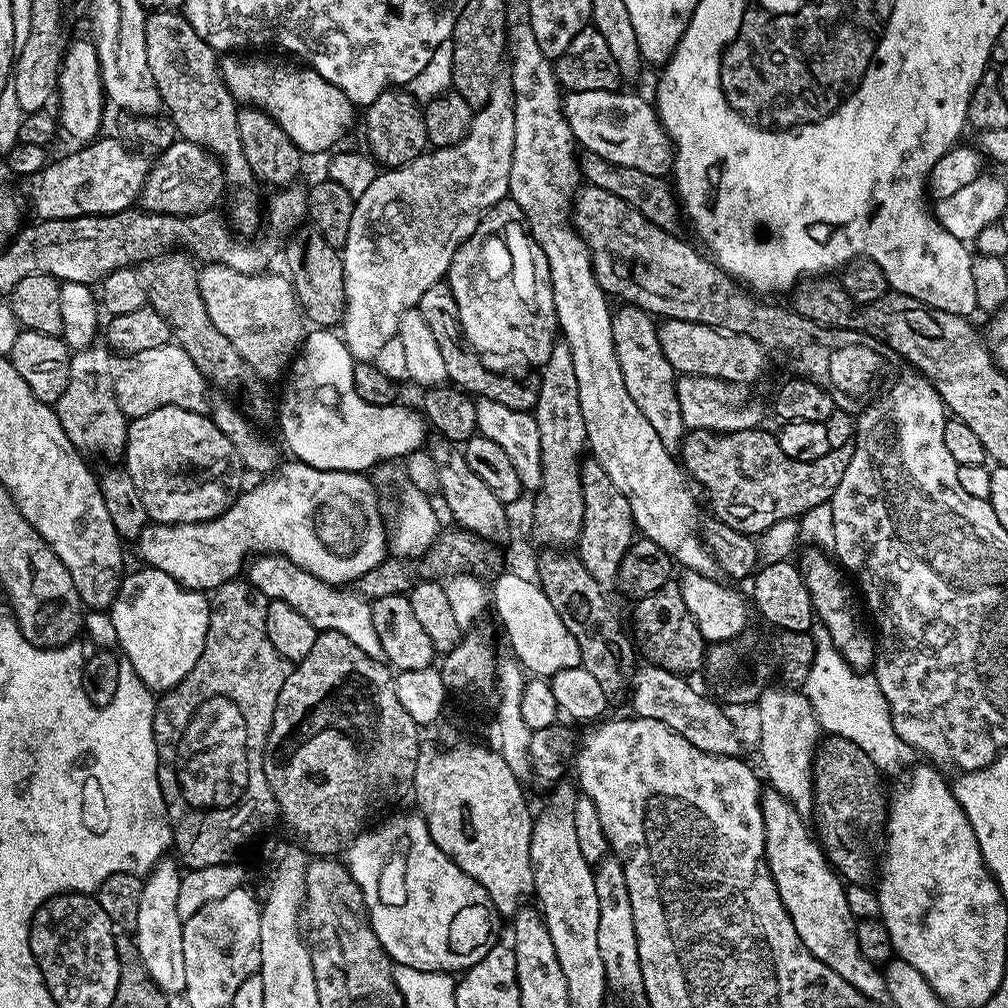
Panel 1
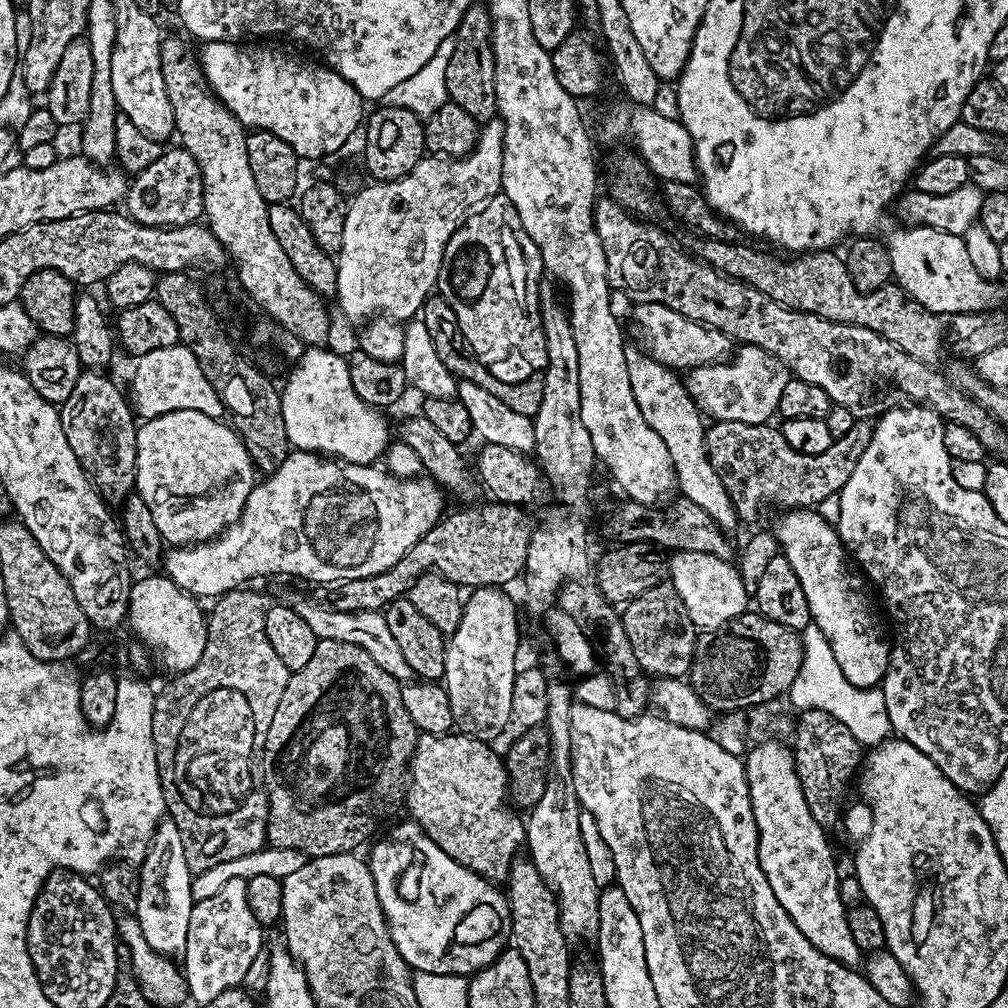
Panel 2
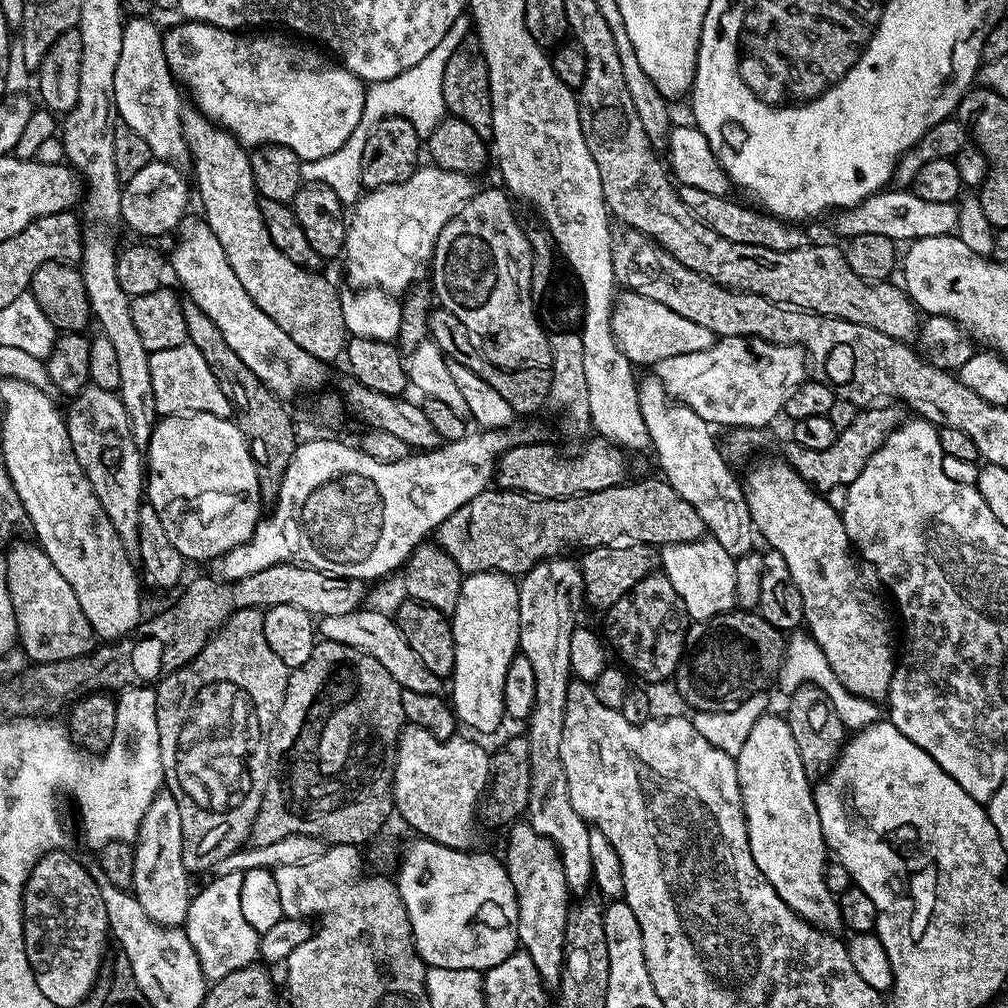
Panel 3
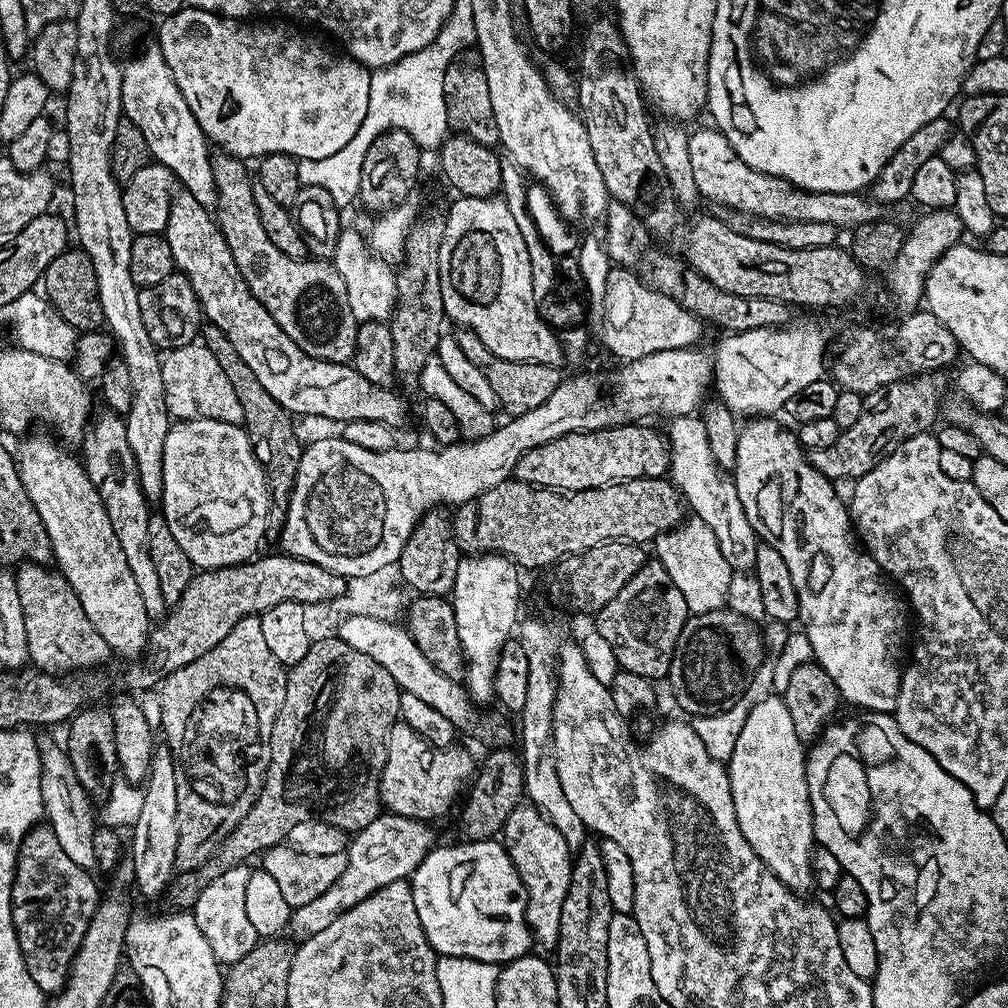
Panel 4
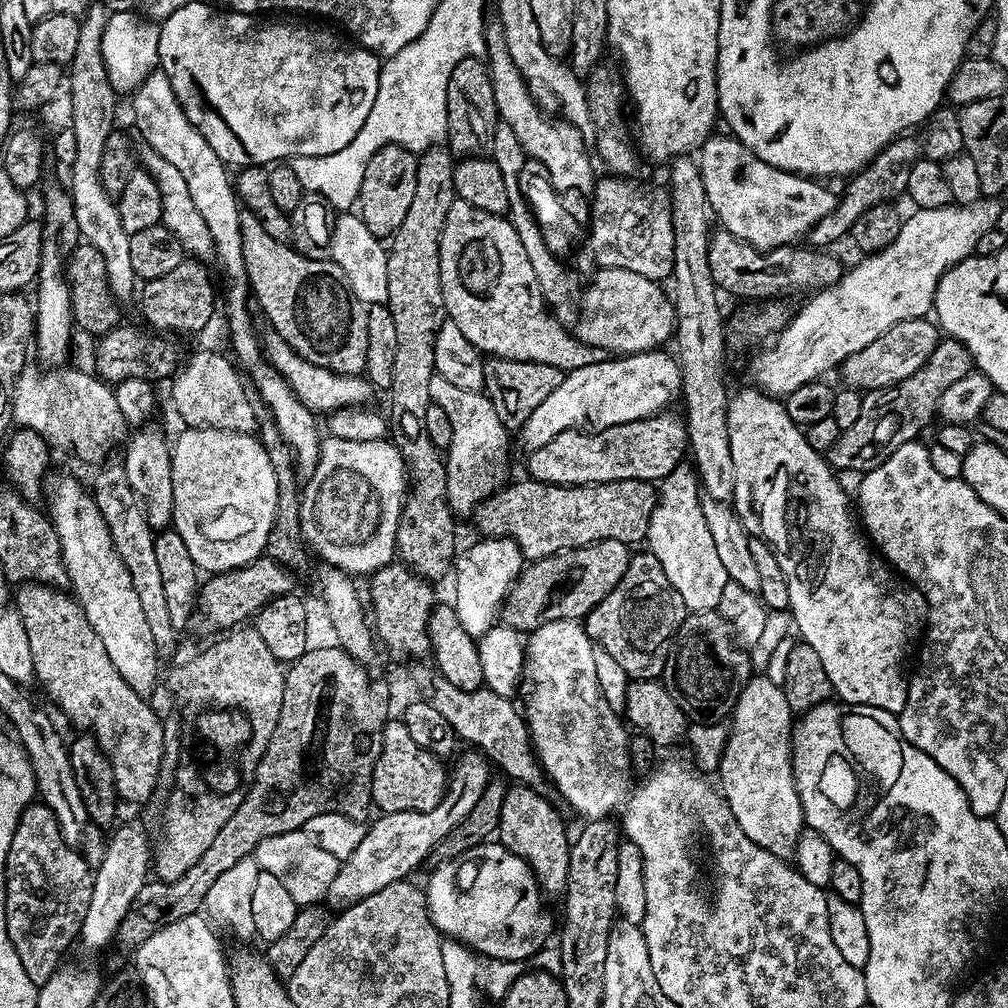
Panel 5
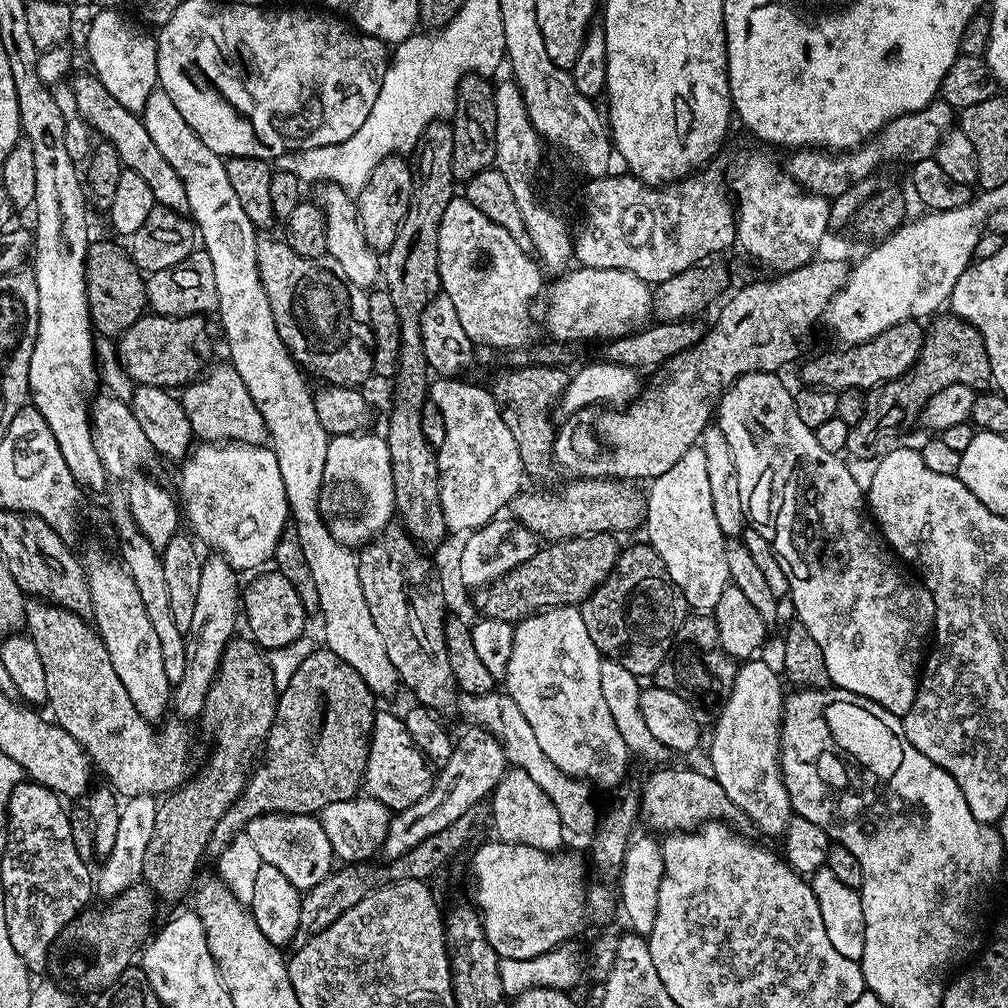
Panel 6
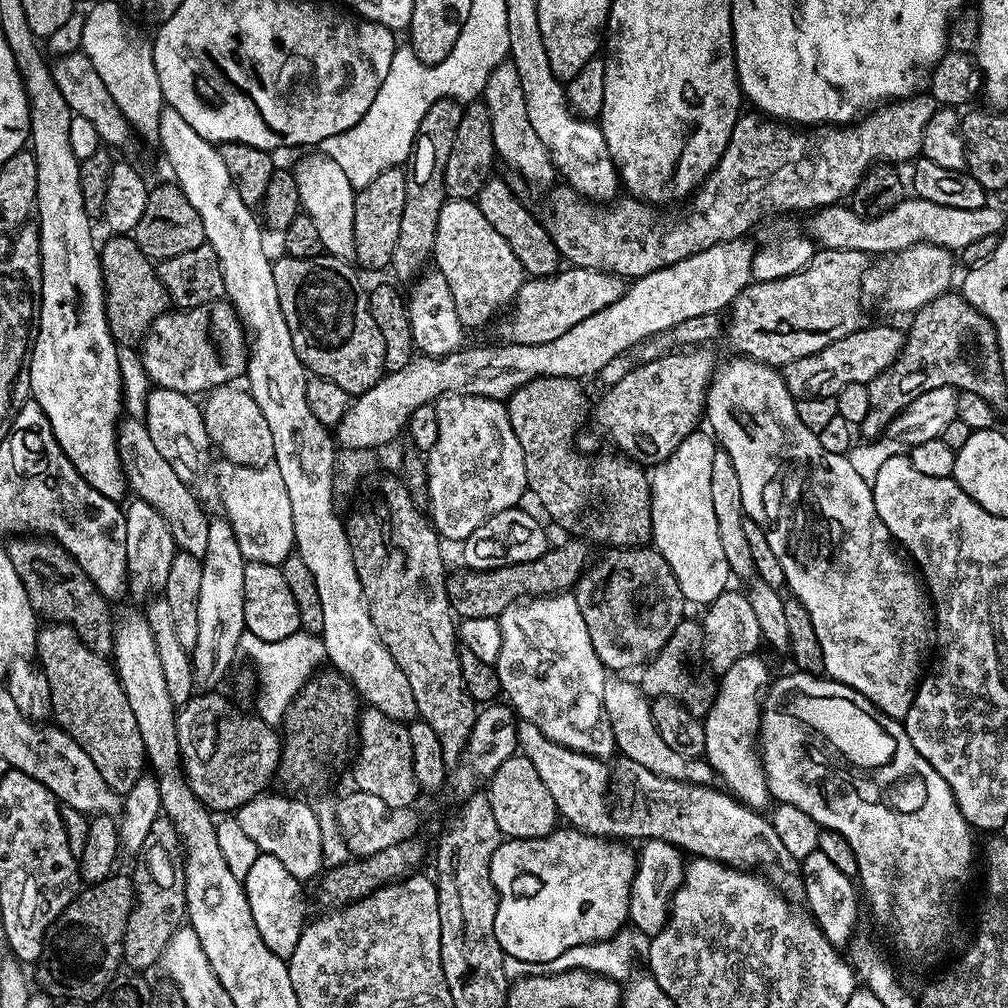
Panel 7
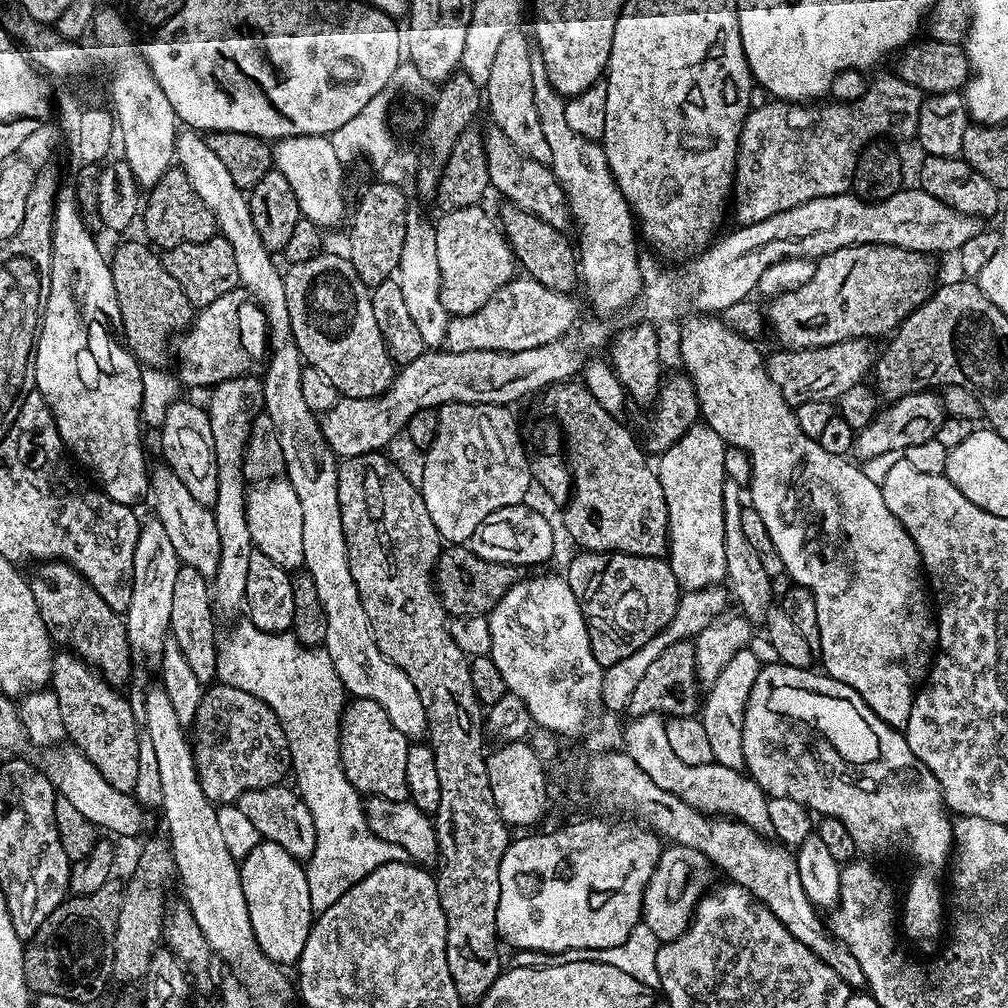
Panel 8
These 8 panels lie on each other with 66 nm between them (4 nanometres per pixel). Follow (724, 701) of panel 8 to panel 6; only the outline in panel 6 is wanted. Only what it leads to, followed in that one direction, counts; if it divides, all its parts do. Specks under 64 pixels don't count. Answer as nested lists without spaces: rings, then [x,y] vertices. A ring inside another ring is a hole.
[[[759,658],[745,660],[737,667],[734,678],[734,690],[730,690],[730,698],[726,706],[722,706],[722,714],[716,717],[712,732],[712,749],[708,756],[712,759],[711,775],[715,776],[722,790],[726,790],[726,798],[734,802],[737,813],[748,815],[748,820],[764,836],[783,837],[786,826],[794,815],[790,794],[786,794],[784,776],[780,773],[780,720],[784,717],[784,701],[786,692],[780,689],[781,673],[770,670],[766,662]]]

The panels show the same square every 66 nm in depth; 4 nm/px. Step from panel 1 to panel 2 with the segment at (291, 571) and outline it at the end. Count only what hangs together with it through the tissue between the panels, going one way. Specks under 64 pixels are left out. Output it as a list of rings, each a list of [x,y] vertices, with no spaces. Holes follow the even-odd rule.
[[[316,600],[291,601],[291,608],[310,625],[314,630],[317,640],[333,640],[334,642],[350,642],[354,646],[362,646],[386,674],[390,674],[396,680],[407,682],[413,679],[410,662],[402,658],[402,650],[398,650],[398,642],[390,635],[390,626],[386,626],[383,611],[374,612],[340,612],[335,606],[327,608]]]

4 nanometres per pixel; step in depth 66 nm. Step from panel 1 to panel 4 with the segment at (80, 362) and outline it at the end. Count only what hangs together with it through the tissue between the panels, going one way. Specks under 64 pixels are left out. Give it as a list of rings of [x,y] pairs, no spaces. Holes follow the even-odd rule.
[[[104,410],[104,413],[95,420],[96,417],[87,425],[82,441],[84,469],[90,482],[94,482],[94,490],[98,490],[98,498],[102,498],[102,506],[106,506],[110,526],[114,526],[114,534],[118,534],[118,543],[122,545],[126,563],[134,573],[138,594],[142,594],[142,602],[146,602],[146,614],[150,618],[163,617],[166,605],[162,598],[158,574],[154,571],[154,562],[150,559],[148,545],[150,502],[145,498],[138,482],[136,463],[130,454],[130,442],[126,442],[124,420],[111,410]]]

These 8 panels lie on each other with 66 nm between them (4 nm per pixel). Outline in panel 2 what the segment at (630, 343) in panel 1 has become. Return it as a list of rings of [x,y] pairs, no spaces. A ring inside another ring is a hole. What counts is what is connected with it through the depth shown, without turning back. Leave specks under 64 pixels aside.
[[[628,346],[624,350],[630,374],[630,390],[634,390],[634,402],[638,402],[638,410],[642,410],[642,418],[646,418],[646,422],[650,422],[650,430],[654,430],[654,434],[658,434],[658,438],[662,438],[662,442],[666,442],[666,450],[670,450],[670,462],[676,471],[679,495],[685,500],[694,502],[694,506],[702,506],[702,510],[706,510],[706,514],[710,514],[710,518],[714,518],[714,522],[718,522],[718,526],[725,534],[732,534],[736,524],[738,525],[736,507],[732,505],[730,494],[726,494],[726,486],[722,486],[722,478],[718,478],[714,466],[708,460],[708,451],[704,445],[705,417],[696,407],[692,395],[688,393],[685,381],[681,377],[679,380],[676,377],[679,375],[673,369],[658,363],[655,358],[639,347],[636,348]]]

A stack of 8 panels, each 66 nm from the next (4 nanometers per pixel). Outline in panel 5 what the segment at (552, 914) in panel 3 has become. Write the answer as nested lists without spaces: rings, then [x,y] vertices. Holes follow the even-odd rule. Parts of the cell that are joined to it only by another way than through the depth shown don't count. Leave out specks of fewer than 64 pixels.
[[[512,786],[505,791],[502,818],[498,829],[499,843],[529,864],[536,882],[545,893],[563,893],[568,877],[568,850],[570,832],[564,829],[564,820],[556,808],[532,786]]]

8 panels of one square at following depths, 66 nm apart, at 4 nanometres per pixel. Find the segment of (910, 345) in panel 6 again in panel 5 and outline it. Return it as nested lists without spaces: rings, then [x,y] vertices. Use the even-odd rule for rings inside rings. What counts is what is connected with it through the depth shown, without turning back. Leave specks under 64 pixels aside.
[[[921,318],[898,322],[898,326],[890,326],[890,330],[882,334],[882,338],[858,350],[858,354],[850,354],[850,358],[846,358],[840,365],[838,375],[844,379],[843,383],[849,388],[857,390],[889,388],[910,378],[910,374],[922,370],[930,354],[934,354],[934,350],[940,345],[941,339],[941,329],[931,319]]]

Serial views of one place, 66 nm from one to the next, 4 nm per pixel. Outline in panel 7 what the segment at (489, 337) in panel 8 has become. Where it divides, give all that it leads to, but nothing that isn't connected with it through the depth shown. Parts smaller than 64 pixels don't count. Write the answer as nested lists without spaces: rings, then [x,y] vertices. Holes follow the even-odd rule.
[[[571,266],[557,271],[554,276],[525,279],[516,299],[510,305],[510,311],[507,313],[509,316],[504,321],[499,321],[499,339],[509,344],[554,342],[554,338],[562,338],[566,330],[578,326],[578,322],[618,302],[624,294],[625,287],[625,281],[613,273]]]

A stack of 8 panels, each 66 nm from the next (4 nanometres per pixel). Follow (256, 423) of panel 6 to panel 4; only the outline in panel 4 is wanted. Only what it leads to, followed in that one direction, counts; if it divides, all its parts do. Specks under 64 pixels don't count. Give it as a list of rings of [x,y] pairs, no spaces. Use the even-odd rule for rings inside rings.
[[[193,342],[181,348],[171,349],[161,359],[162,390],[166,398],[169,417],[176,420],[217,420],[227,424],[243,425],[242,402],[234,394],[218,358],[202,342]]]

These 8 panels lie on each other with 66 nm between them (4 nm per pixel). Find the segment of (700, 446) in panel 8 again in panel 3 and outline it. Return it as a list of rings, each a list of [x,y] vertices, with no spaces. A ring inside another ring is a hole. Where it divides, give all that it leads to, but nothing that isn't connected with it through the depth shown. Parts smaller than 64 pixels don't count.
[[[711,538],[663,545],[660,552],[663,575],[670,578],[670,586],[678,590],[678,598],[686,606],[693,621],[709,620],[733,611],[737,607],[734,588],[735,559]]]

